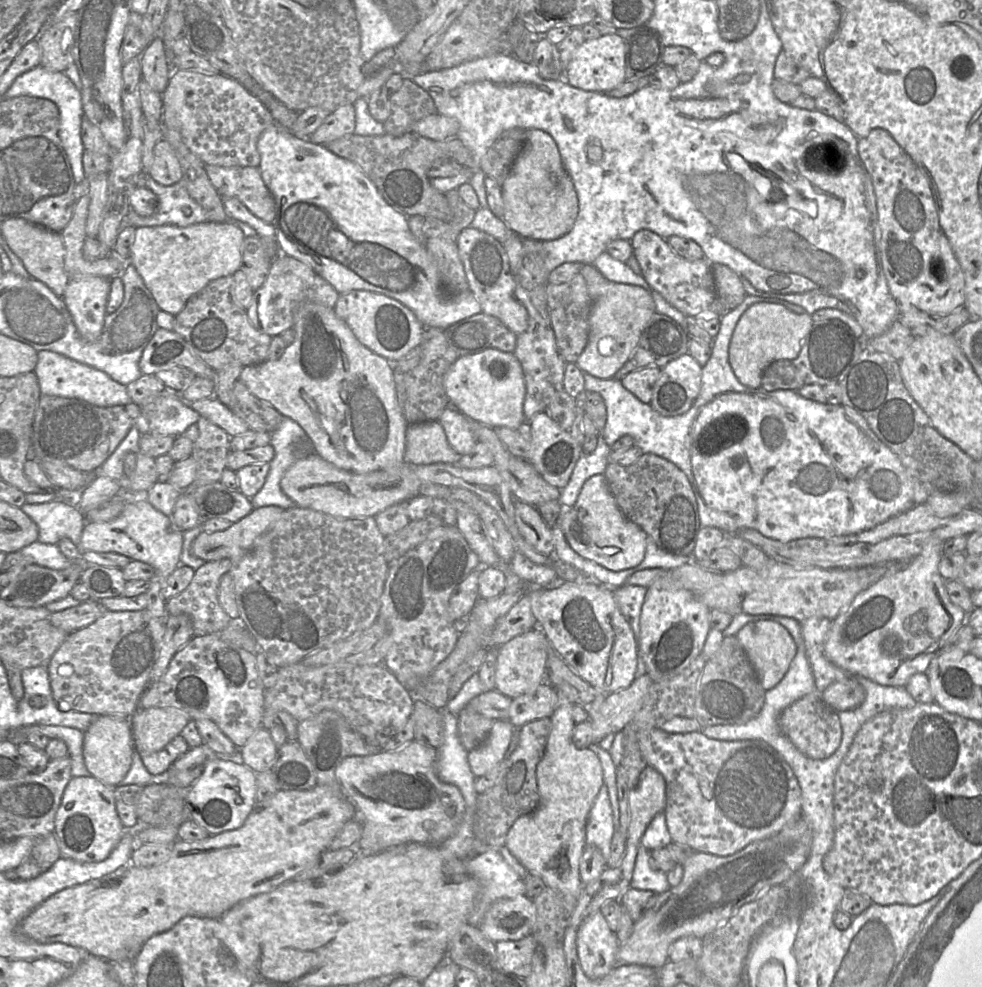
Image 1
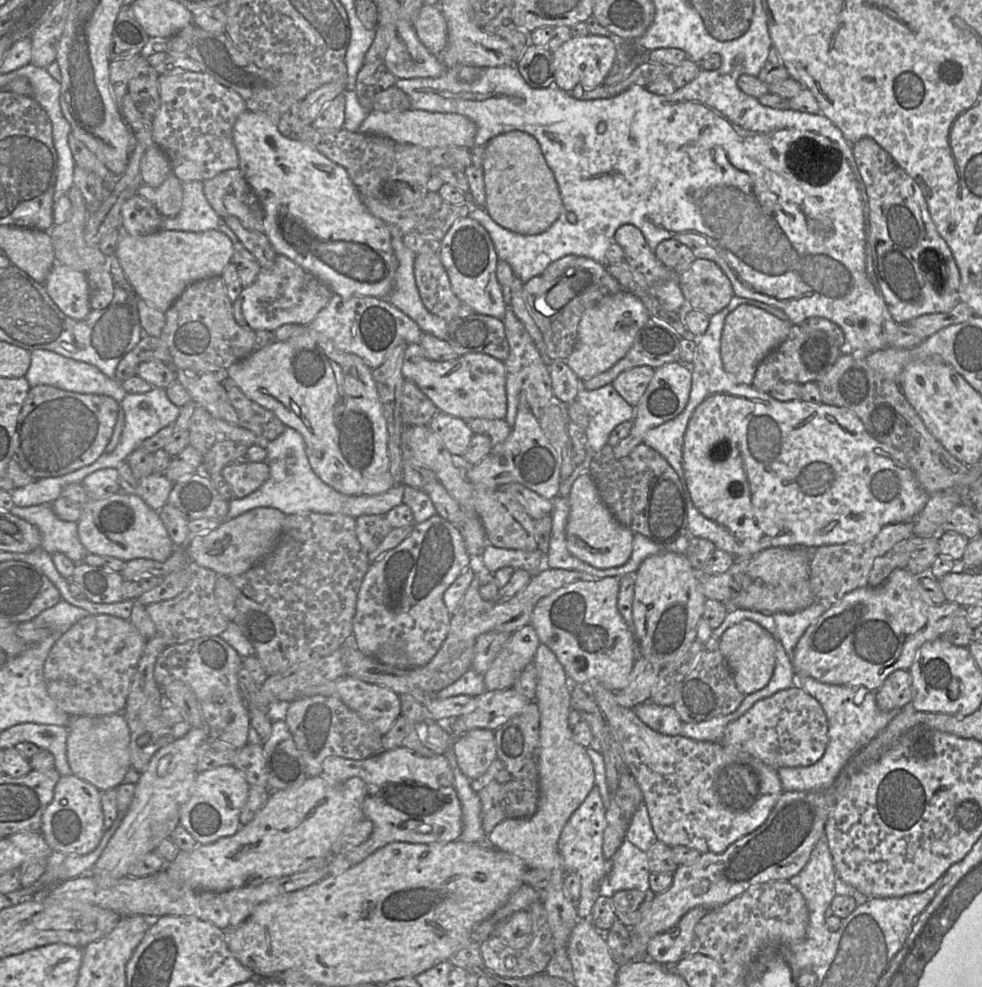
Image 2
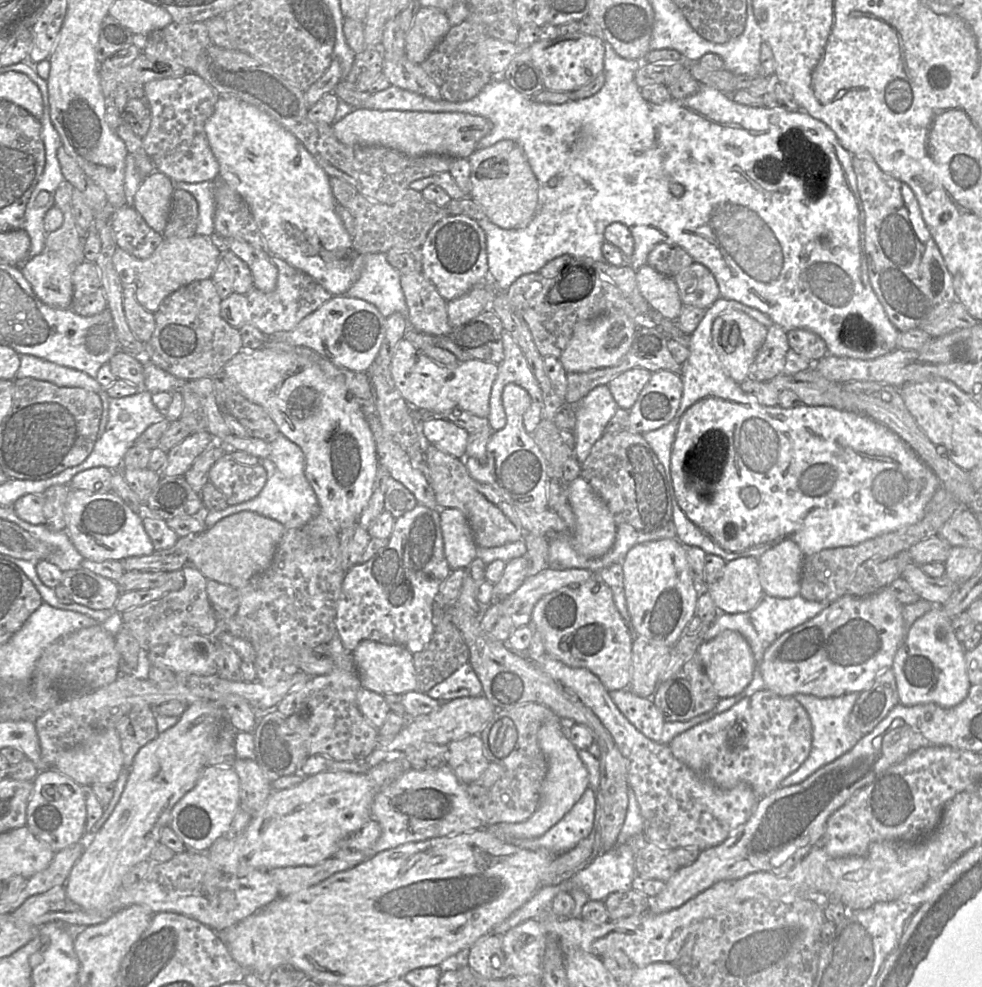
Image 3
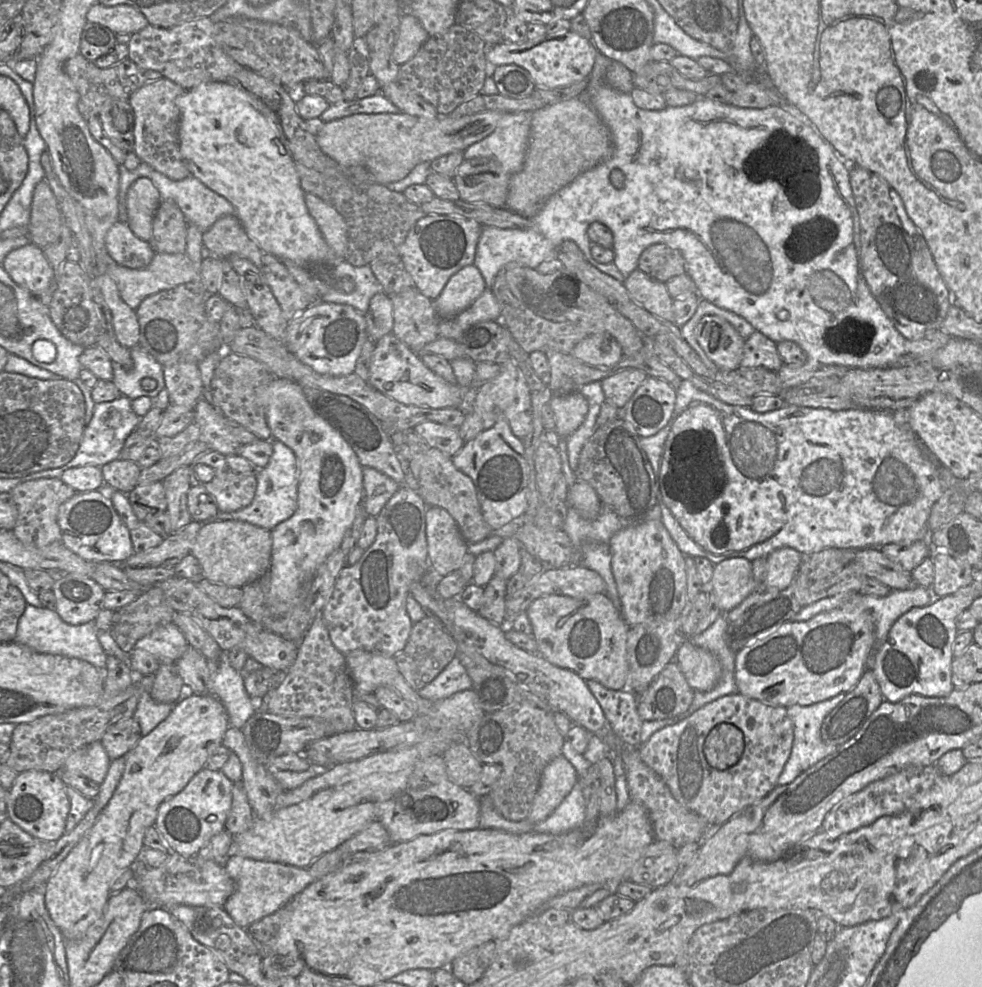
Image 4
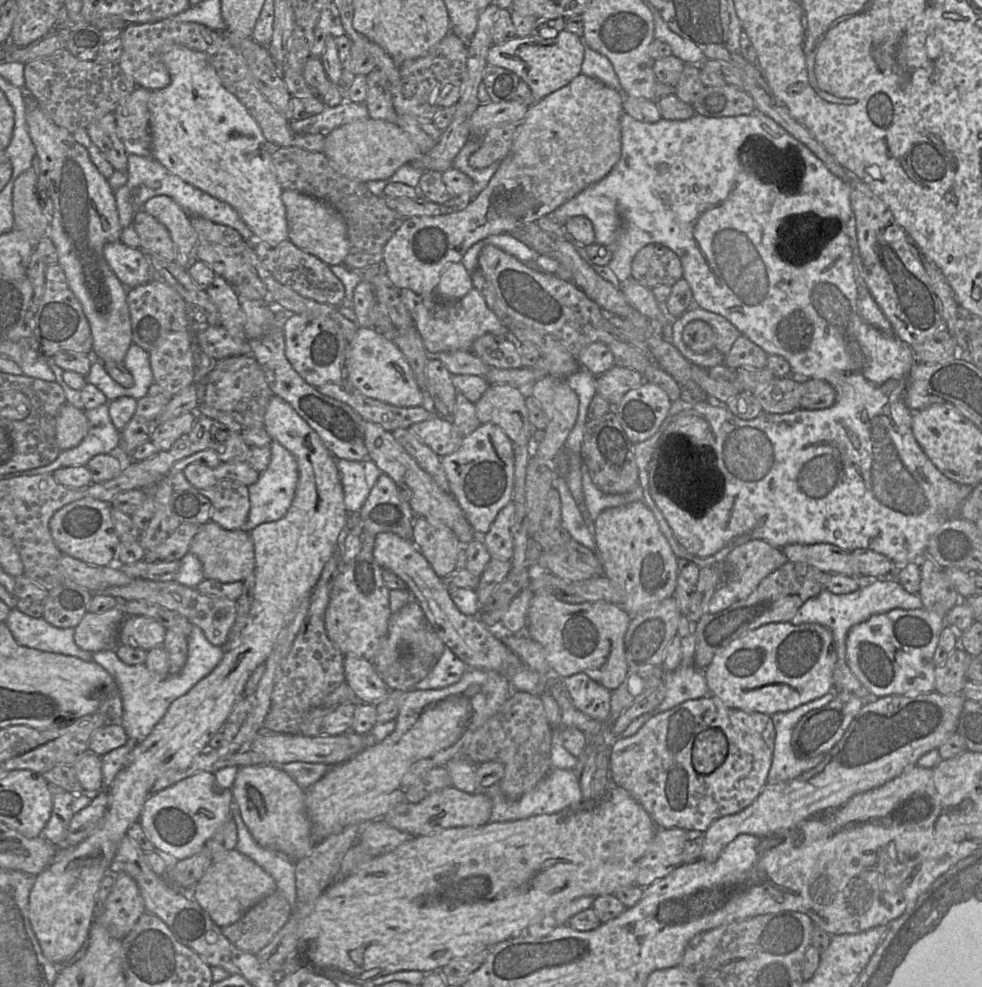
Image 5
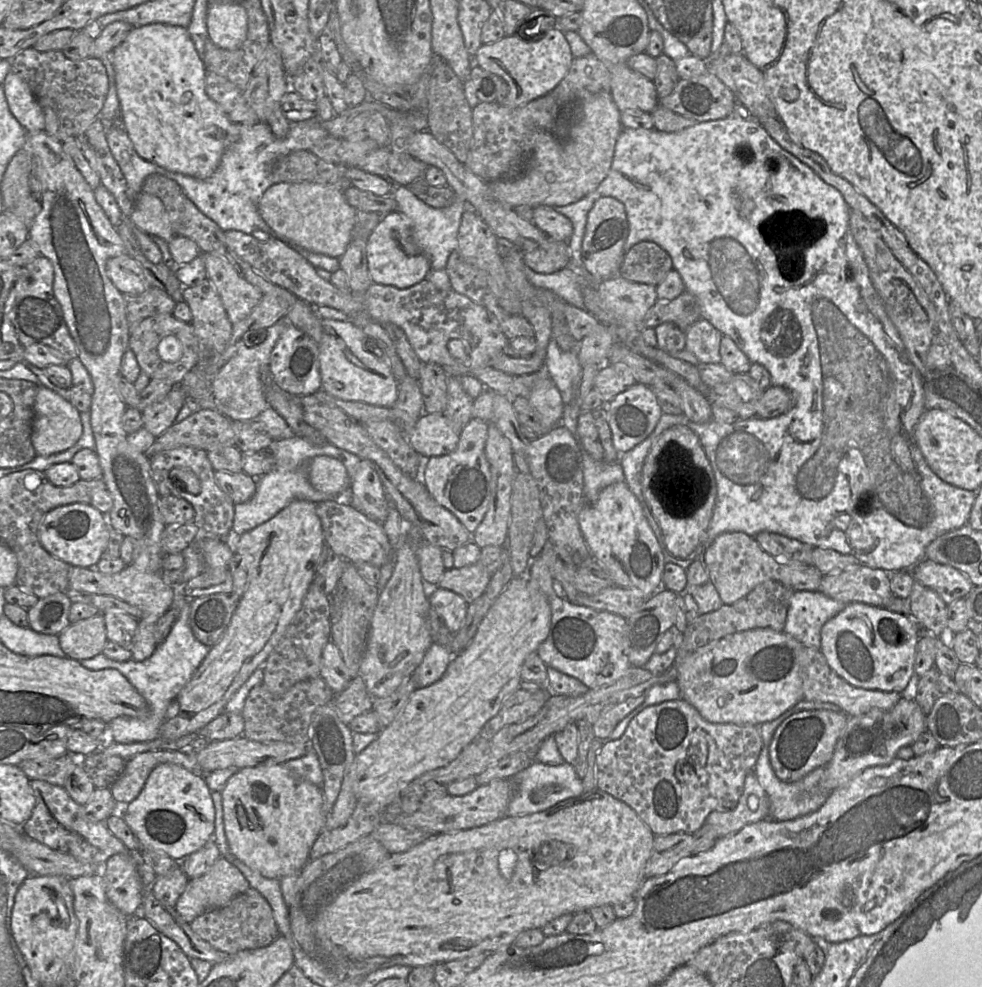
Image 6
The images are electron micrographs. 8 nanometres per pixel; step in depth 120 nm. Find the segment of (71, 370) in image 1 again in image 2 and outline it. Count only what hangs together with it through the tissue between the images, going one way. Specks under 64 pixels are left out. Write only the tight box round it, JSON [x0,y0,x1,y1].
[24,350,127,403]

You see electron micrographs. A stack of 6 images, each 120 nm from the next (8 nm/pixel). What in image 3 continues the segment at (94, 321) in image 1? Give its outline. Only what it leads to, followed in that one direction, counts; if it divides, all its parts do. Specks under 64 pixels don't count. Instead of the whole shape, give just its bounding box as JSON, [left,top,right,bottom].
[20,251,73,309]

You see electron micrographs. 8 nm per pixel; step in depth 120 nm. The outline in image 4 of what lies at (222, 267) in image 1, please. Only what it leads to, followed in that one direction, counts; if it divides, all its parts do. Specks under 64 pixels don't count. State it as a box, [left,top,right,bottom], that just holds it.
[108,253,199,310]

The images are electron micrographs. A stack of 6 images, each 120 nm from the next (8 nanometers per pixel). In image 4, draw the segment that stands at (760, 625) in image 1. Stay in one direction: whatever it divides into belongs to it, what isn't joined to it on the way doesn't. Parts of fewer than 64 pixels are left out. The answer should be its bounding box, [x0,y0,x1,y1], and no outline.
[674,639,722,692]

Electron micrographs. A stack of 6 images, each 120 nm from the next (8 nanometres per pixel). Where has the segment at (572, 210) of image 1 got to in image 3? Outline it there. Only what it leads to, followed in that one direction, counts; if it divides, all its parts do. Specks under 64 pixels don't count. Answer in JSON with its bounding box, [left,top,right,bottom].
[468,140,539,229]

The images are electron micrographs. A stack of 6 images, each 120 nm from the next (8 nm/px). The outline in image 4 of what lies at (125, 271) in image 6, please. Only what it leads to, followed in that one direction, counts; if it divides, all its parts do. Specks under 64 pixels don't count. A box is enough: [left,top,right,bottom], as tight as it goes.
[105,220,155,269]

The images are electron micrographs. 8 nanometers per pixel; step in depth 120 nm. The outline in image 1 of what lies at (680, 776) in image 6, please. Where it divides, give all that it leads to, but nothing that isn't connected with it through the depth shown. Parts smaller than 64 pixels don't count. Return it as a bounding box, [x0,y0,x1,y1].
[779,692,842,760]

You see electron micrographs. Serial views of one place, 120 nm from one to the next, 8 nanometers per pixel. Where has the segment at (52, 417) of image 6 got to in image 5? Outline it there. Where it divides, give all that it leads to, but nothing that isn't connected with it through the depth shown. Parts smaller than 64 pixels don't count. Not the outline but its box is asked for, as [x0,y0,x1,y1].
[56,403,88,451]

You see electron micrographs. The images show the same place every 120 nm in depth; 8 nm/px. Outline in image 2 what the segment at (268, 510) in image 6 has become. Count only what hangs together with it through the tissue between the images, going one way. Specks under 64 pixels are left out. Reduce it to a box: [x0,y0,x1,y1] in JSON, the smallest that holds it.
[226,427,403,519]

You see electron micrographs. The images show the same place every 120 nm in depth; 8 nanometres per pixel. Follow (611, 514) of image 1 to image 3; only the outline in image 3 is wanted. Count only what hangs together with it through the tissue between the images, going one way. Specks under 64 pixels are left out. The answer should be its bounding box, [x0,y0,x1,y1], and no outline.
[568,476,617,557]

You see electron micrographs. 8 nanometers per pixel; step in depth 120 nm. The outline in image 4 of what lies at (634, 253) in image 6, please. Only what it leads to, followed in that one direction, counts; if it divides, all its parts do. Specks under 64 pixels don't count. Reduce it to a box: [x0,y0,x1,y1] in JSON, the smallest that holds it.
[637,243,686,283]

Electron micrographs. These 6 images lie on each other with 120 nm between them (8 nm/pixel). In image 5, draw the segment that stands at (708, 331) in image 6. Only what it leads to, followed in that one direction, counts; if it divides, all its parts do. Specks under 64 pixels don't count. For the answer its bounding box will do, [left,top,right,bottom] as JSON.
[688,306,741,356]

